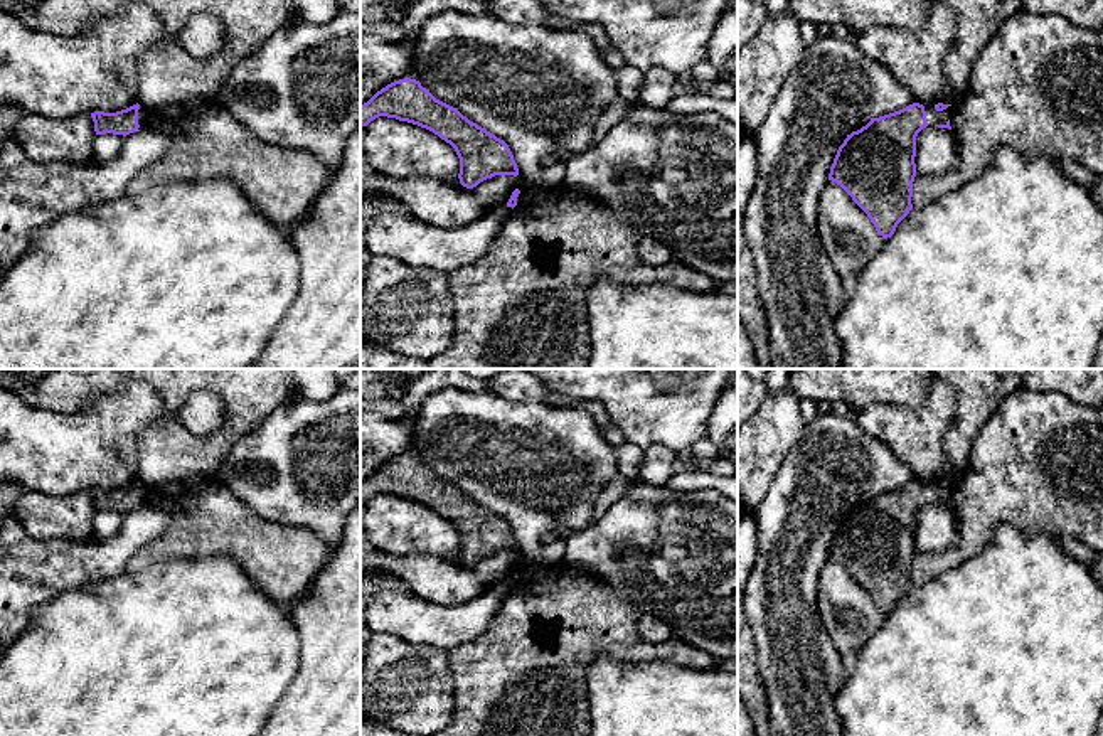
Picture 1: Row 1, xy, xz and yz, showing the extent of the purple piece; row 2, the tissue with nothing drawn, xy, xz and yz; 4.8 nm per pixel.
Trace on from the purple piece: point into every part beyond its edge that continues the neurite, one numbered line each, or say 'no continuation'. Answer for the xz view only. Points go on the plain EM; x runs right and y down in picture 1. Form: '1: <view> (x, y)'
no continuation

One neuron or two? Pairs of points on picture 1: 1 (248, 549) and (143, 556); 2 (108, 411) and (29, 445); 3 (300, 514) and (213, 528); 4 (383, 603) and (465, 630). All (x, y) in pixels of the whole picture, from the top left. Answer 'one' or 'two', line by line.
1: one
2: one
3: two
4: one

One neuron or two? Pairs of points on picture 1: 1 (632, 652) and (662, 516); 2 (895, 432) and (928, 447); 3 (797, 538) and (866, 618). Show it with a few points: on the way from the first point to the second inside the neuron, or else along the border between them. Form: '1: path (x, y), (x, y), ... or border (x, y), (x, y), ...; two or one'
1: border (610, 585), (642, 613); two
2: path (903, 432), (908, 432), (920, 443); one
3: border (829, 558), (820, 571), (815, 607); two

